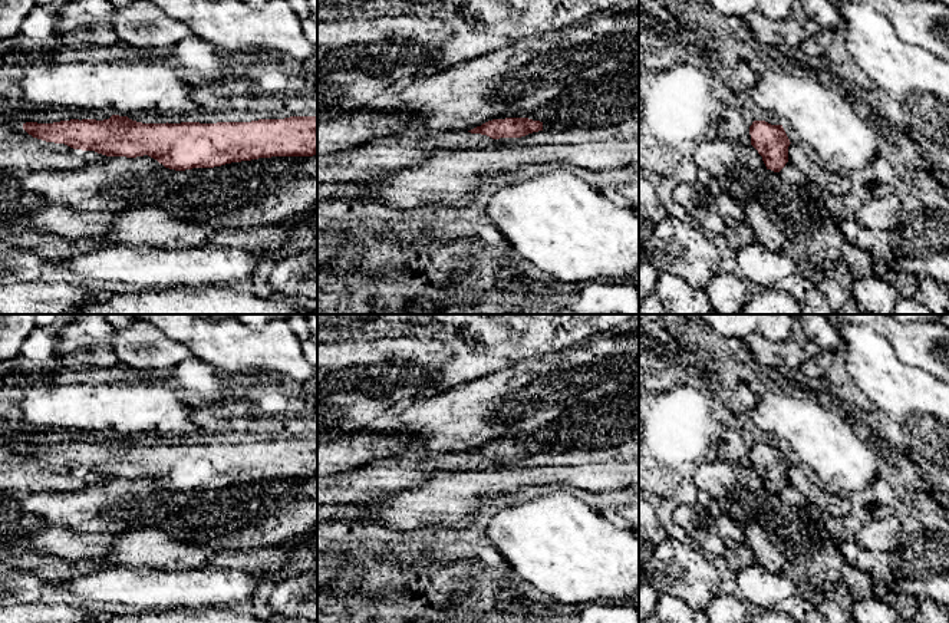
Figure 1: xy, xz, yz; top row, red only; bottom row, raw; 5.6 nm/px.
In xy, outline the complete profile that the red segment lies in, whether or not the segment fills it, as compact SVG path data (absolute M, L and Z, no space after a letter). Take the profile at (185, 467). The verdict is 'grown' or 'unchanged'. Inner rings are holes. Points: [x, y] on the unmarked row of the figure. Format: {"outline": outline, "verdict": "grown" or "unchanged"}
{"outline": "M112 436L103 442L26 444L23 451L33 459L46 464L65 465L73 471L95 472L106 478L136 479L148 477L165 490L175 492L214 490L258 479L317 477L317 438L217 445L142 445L128 438Z", "verdict": "unchanged"}

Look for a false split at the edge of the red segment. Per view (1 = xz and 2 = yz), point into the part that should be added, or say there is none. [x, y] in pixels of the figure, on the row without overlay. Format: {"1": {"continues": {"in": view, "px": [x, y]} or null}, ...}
{"1": {"continues": null}, "2": {"continues": null}}

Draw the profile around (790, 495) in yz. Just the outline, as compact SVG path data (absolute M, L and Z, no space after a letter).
M790 482L778 495L784 504L790 505L791 508L794 507L797 511L810 507L807 498Z

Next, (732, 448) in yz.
M738 428L722 432L718 446L718 458L728 462L737 462L751 467L749 448L744 442Z

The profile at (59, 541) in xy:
M49 524L29 537L29 547L69 563L99 560L111 550L115 535L109 533L75 533L62 525Z

